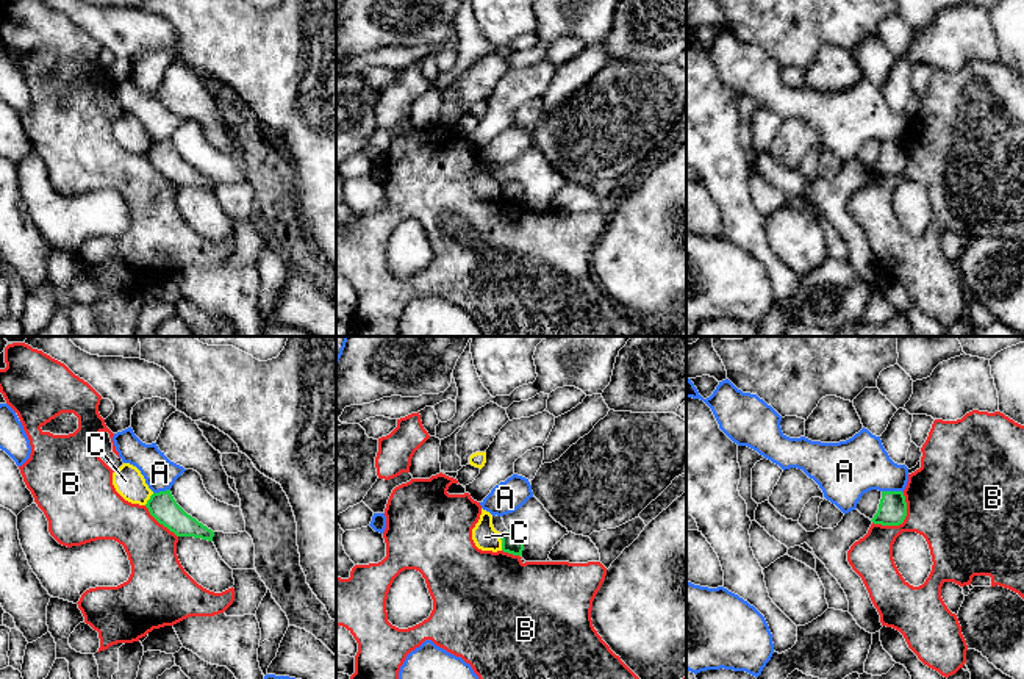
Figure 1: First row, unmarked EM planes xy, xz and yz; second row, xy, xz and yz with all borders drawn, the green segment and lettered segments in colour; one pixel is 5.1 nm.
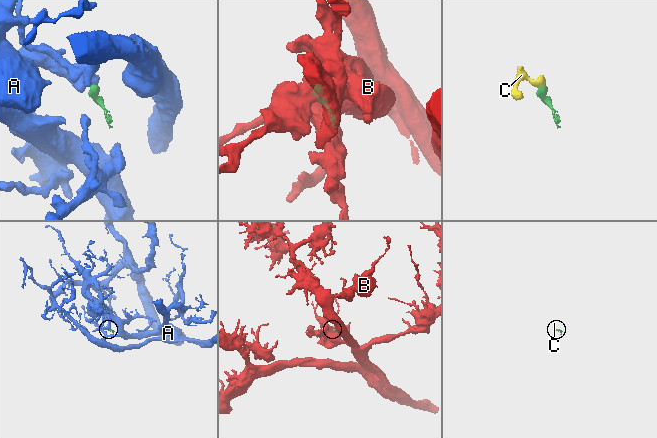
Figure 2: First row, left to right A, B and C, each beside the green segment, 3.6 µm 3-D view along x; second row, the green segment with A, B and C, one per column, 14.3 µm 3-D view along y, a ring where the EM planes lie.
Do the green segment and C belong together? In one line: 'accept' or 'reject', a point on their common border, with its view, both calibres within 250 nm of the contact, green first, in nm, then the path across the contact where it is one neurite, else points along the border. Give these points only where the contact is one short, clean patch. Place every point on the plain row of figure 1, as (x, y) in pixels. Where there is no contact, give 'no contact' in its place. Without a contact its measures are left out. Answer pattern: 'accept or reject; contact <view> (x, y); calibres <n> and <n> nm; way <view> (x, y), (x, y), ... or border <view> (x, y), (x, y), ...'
reject; contact xz (502, 191); calibres 110 and 130 nm; border xz (499, 183), (502, 199)

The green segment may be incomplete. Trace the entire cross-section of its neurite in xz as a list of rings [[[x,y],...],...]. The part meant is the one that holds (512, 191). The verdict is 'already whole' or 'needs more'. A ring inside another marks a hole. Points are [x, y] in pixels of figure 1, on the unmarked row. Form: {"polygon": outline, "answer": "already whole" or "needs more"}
{"polygon": [[[503,181],[500,183],[500,189],[502,189],[502,200],[513,203],[513,205],[522,205],[524,200],[524,186],[519,181]]], "answer": "already whole"}

